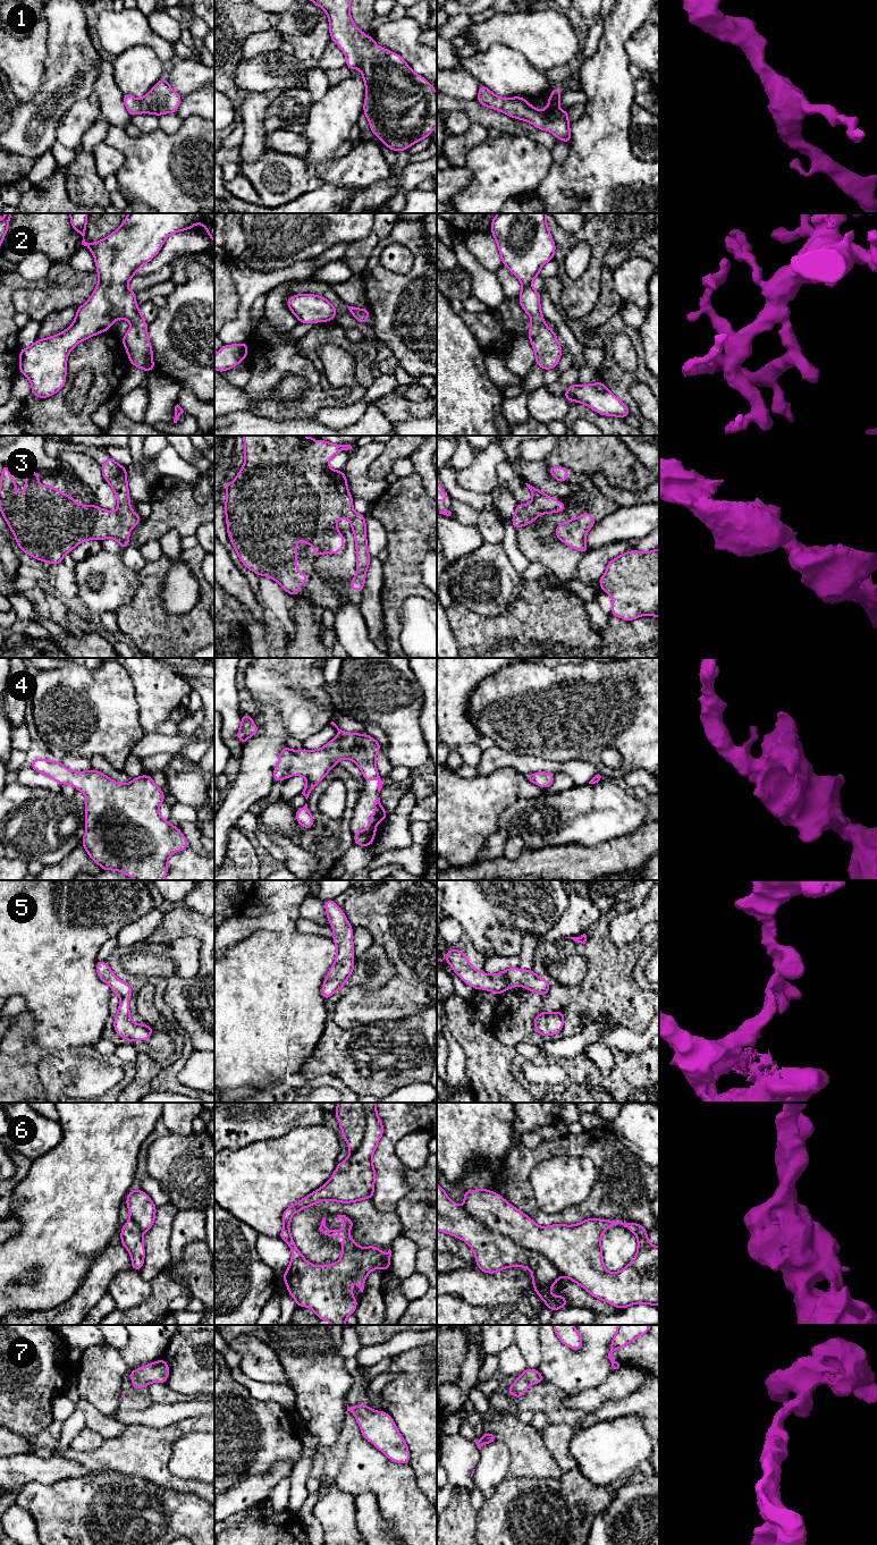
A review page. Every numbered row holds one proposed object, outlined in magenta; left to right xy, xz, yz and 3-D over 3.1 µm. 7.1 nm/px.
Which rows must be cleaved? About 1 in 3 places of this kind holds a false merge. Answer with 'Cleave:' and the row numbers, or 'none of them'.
Cleave: 6

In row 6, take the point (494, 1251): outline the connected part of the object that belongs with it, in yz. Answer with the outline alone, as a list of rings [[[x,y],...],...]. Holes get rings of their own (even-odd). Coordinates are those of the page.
[[[437,1183],[437,1230],[465,1241],[474,1251],[478,1269],[495,1274],[507,1267],[526,1267],[532,1273],[537,1294],[551,1311],[567,1307],[564,1295],[553,1297],[550,1290],[560,1273],[542,1255],[524,1249],[471,1217],[452,1201]]]

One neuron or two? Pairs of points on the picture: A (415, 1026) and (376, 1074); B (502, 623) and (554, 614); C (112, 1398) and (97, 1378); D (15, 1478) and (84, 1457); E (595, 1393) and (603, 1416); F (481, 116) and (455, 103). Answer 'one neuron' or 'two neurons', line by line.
A: one neuron
B: one neuron
C: one neuron
D: two neurons
E: two neurons
F: one neuron

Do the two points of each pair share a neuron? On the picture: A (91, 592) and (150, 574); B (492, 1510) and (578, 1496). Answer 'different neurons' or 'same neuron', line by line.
A: different neurons
B: same neuron

